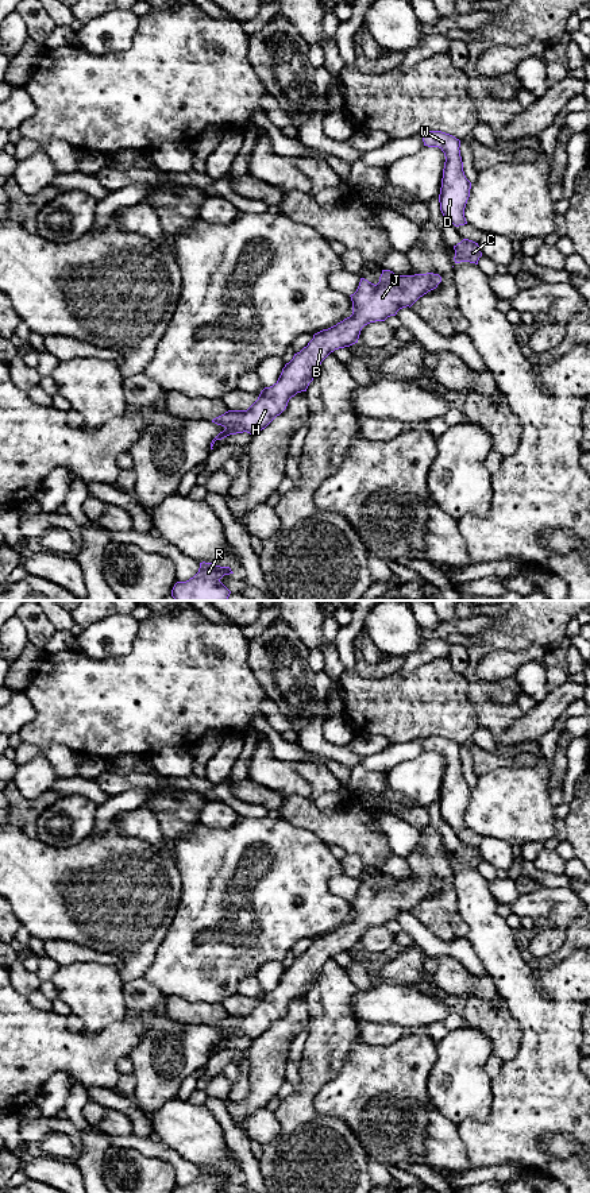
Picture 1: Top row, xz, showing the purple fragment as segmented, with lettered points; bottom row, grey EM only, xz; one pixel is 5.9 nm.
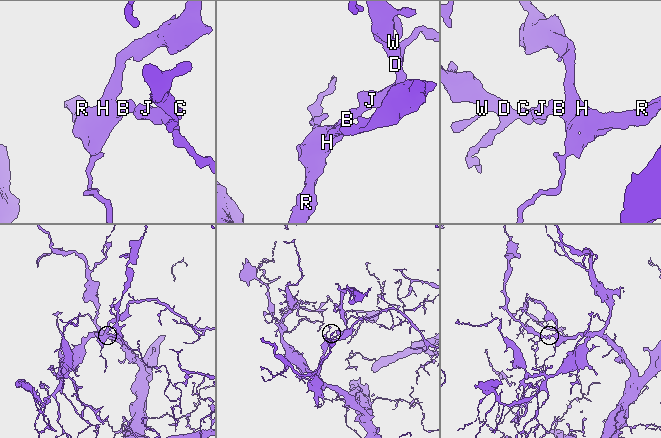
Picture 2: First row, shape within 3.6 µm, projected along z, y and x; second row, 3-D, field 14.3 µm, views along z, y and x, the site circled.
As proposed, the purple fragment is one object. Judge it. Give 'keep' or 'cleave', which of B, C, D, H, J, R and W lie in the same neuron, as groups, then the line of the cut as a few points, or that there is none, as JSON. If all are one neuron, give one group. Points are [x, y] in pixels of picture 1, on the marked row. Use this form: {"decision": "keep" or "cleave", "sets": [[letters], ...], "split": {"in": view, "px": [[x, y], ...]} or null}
{"decision": "keep", "sets": [["B", "C", "D", "H", "J", "R", "W"]], "split": null}

